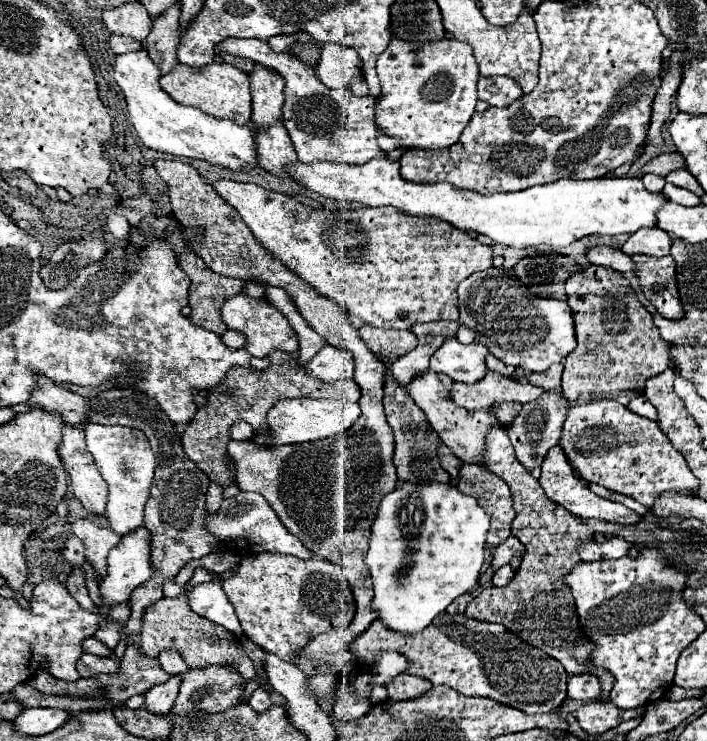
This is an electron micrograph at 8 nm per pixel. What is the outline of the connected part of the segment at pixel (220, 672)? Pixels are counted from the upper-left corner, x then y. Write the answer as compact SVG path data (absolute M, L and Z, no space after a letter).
M202 668L202 672L188 670L182 676L180 692L178 692L178 698L176 698L170 714L184 716L184 714L192 714L192 712L204 712L204 714L222 712L230 706L240 704L242 692L244 692L244 684L242 684L242 680L238 680L238 672L230 672L230 668Z

